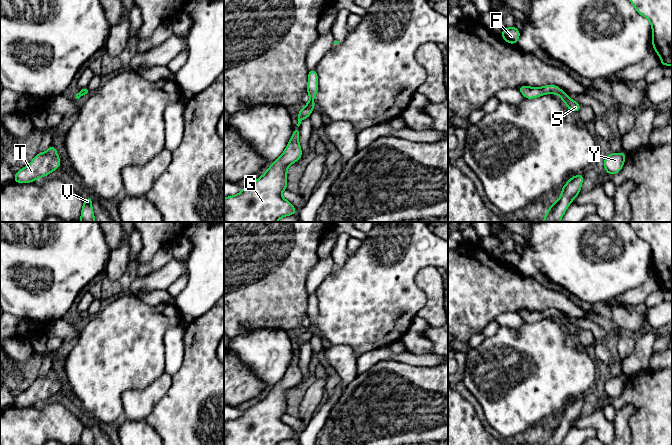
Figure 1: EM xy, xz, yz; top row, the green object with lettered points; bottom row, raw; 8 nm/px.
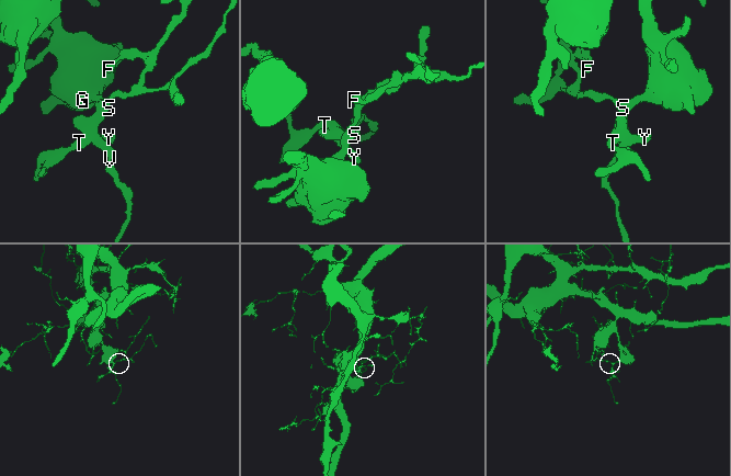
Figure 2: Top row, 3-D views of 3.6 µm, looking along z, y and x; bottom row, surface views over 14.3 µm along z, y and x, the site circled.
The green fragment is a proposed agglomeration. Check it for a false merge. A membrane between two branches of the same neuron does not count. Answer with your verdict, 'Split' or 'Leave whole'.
Leave whole

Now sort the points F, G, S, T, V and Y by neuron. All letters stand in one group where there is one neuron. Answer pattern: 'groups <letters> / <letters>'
groups F G S T V Y

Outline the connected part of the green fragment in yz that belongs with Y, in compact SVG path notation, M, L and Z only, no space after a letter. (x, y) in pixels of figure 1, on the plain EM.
M611 376L604 382L605 396L608 398L619 397L624 389L626 377L613 377Z

